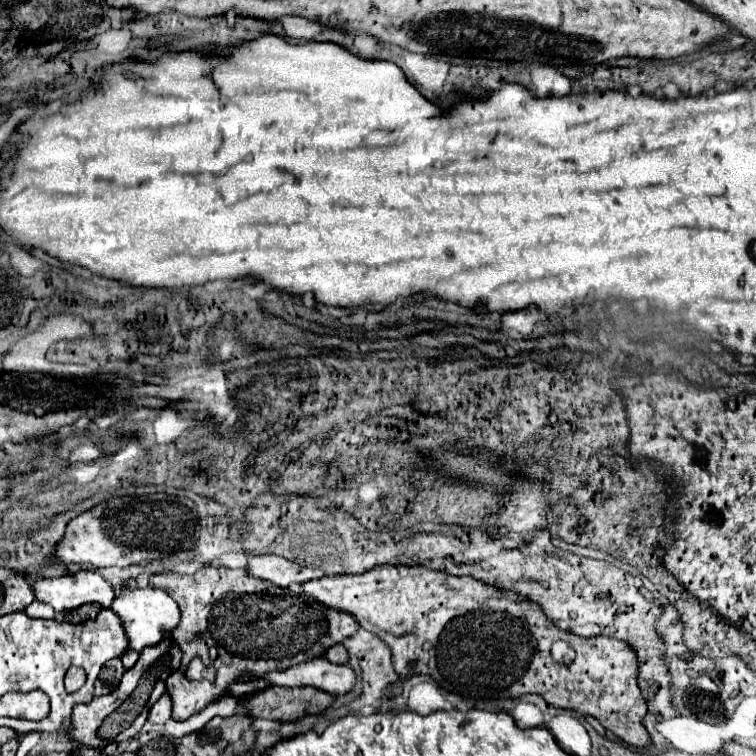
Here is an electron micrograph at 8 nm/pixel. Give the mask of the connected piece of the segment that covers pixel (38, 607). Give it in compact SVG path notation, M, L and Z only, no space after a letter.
M36 600L26 608L26 614L30 614L32 618L54 618L52 606L44 606L44 602L36 602Z

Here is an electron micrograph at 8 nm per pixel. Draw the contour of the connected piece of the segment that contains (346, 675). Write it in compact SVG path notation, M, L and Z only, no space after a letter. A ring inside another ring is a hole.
M314 658L284 672L272 672L264 680L276 686L314 686L332 696L348 694L354 688L356 674L348 664L332 664L326 658Z

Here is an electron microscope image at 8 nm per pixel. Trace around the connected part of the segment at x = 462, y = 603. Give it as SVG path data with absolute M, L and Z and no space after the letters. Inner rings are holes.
M384 564L384 566L376 566L372 570L366 570L362 574L336 574L336 576L322 576L322 578L316 578L316 580L310 580L304 584L302 588L306 594L310 594L314 600L322 602L324 606L332 606L332 608L338 608L338 610L346 610L350 612L362 628L366 628L368 632L376 634L382 642L386 642L392 650L392 664L394 664L394 670L400 674L400 678L408 678L408 676L416 676L416 674L424 674L424 676L430 676L434 678L442 690L446 692L452 692L452 694L458 694L462 698L486 698L486 700L494 700L494 698L520 698L524 694L540 694L546 704L550 706L556 706L556 708L564 708L564 710L574 710L578 714L584 714L584 716L594 716L608 732L612 732L614 736L618 736L622 742L626 742L628 746L634 746L634 748L650 748L652 746L652 740L650 740L650 734L648 730L644 728L642 720L648 712L646 708L646 702L640 694L640 688L638 688L638 682L636 682L636 670L640 670L640 662L636 662L636 654L632 654L632 648L626 646L624 640L616 640L616 638L608 638L608 636L598 636L598 638L580 638L572 632L564 632L560 630L546 614L544 610L536 604L536 602L530 602L528 598L524 598L522 594L518 592L512 592L512 590L502 590L502 588L496 588L492 584L486 584L482 580L476 580L476 578L460 578L460 576L452 576L452 574L446 574L446 572L440 572L440 570L430 570L426 566L390 566L390 564ZM556 640L566 640L570 644L570 648L576 652L576 658L568 664L568 674L566 674L566 664L556 664L550 656L550 648Z

